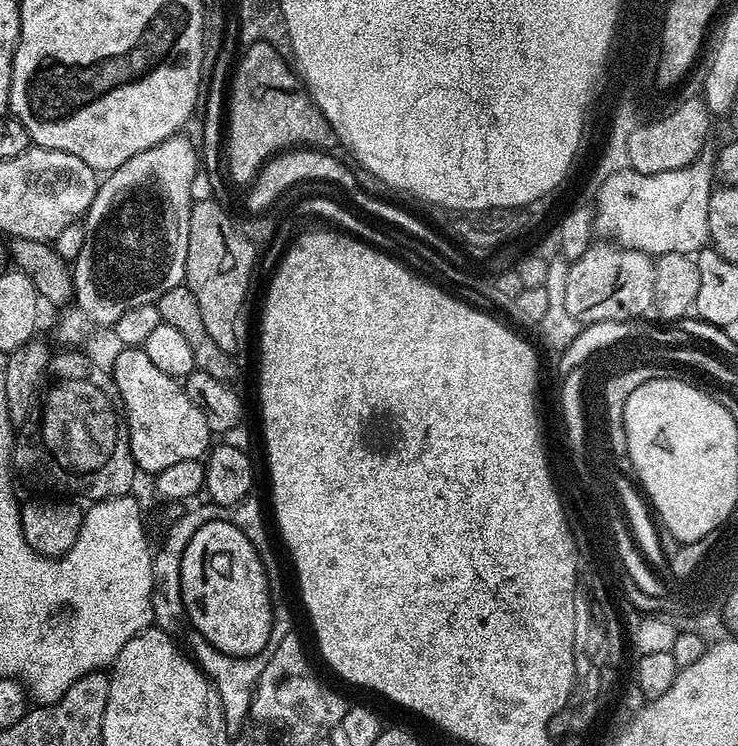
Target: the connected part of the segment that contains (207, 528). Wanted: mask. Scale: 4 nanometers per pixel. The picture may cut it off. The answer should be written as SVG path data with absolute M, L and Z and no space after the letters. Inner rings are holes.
M210 521L190 538L181 554L181 590L187 623L206 638L213 648L231 656L253 656L266 646L270 638L272 602L268 593L263 564L250 539L228 521Z

